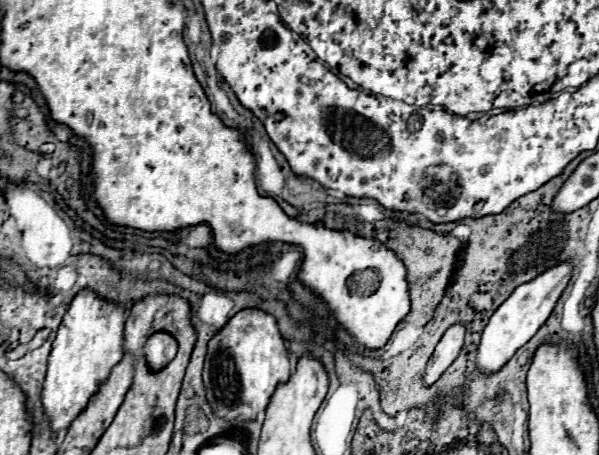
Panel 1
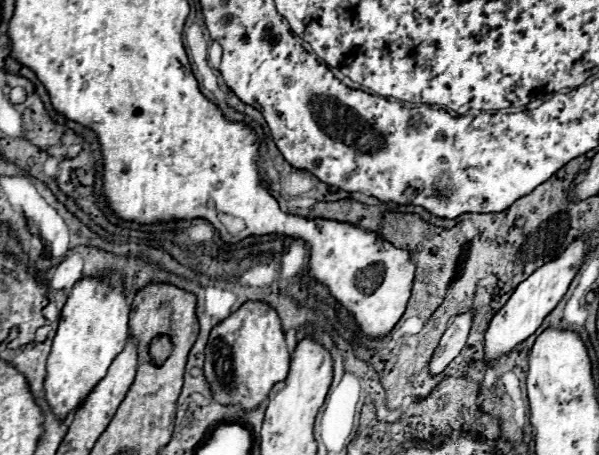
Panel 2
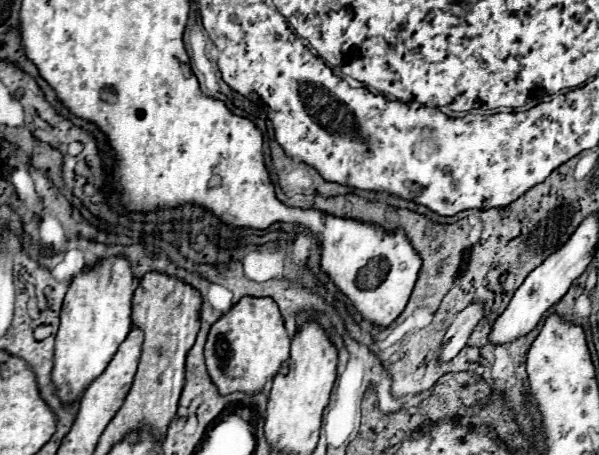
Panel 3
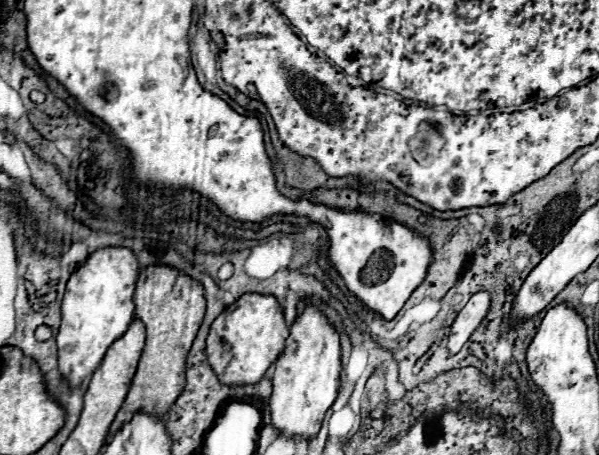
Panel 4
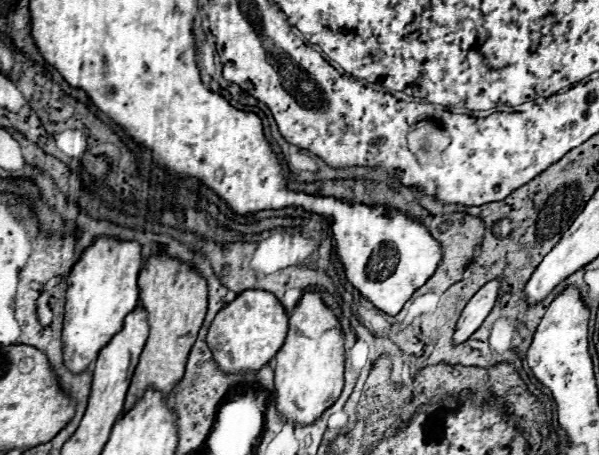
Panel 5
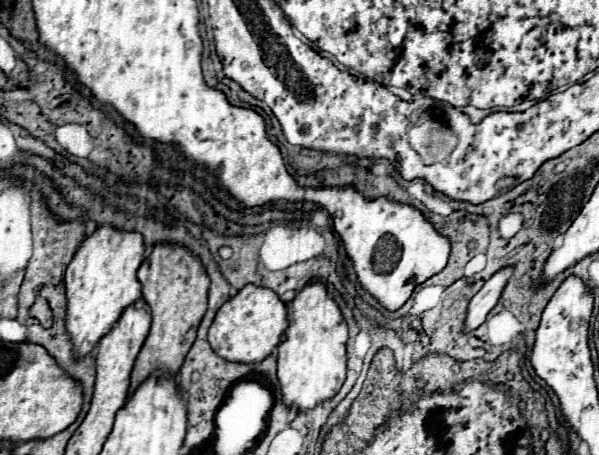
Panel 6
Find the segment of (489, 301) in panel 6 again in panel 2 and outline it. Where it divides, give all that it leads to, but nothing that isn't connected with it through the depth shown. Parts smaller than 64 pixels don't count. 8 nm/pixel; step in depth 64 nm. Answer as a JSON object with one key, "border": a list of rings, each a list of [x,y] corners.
{"border":[[[460,314],[456,316],[456,320],[448,326],[448,330],[444,332],[438,348],[432,354],[430,360],[430,374],[436,376],[440,374],[464,348],[468,332],[470,332],[470,324],[472,324],[472,314]]]}

